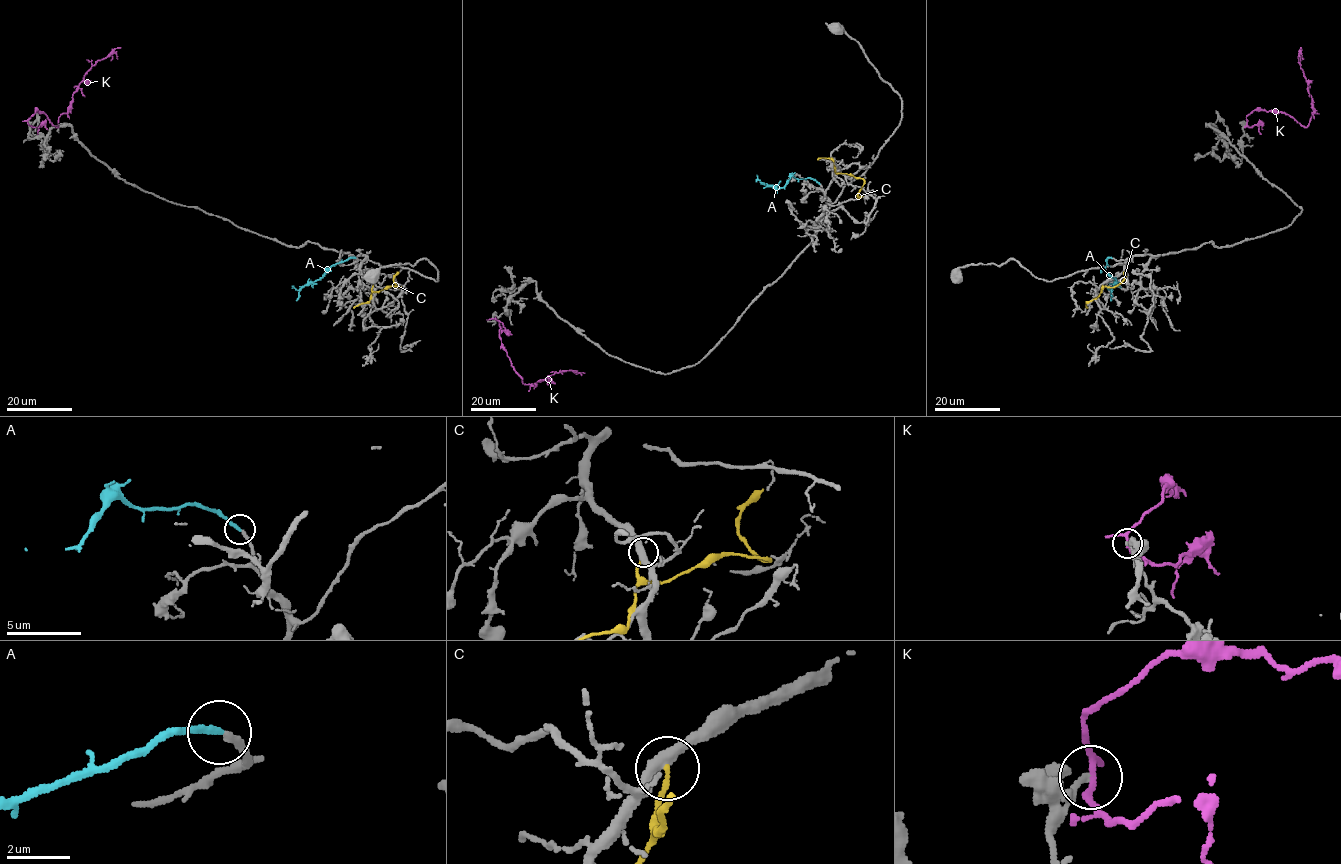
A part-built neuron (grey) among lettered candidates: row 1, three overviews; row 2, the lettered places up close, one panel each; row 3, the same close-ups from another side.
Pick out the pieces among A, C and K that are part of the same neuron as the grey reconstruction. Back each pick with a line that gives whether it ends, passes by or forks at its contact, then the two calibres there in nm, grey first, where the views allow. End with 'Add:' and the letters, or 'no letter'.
A: it ends; calibres 220 and 240 nm
Add: A

